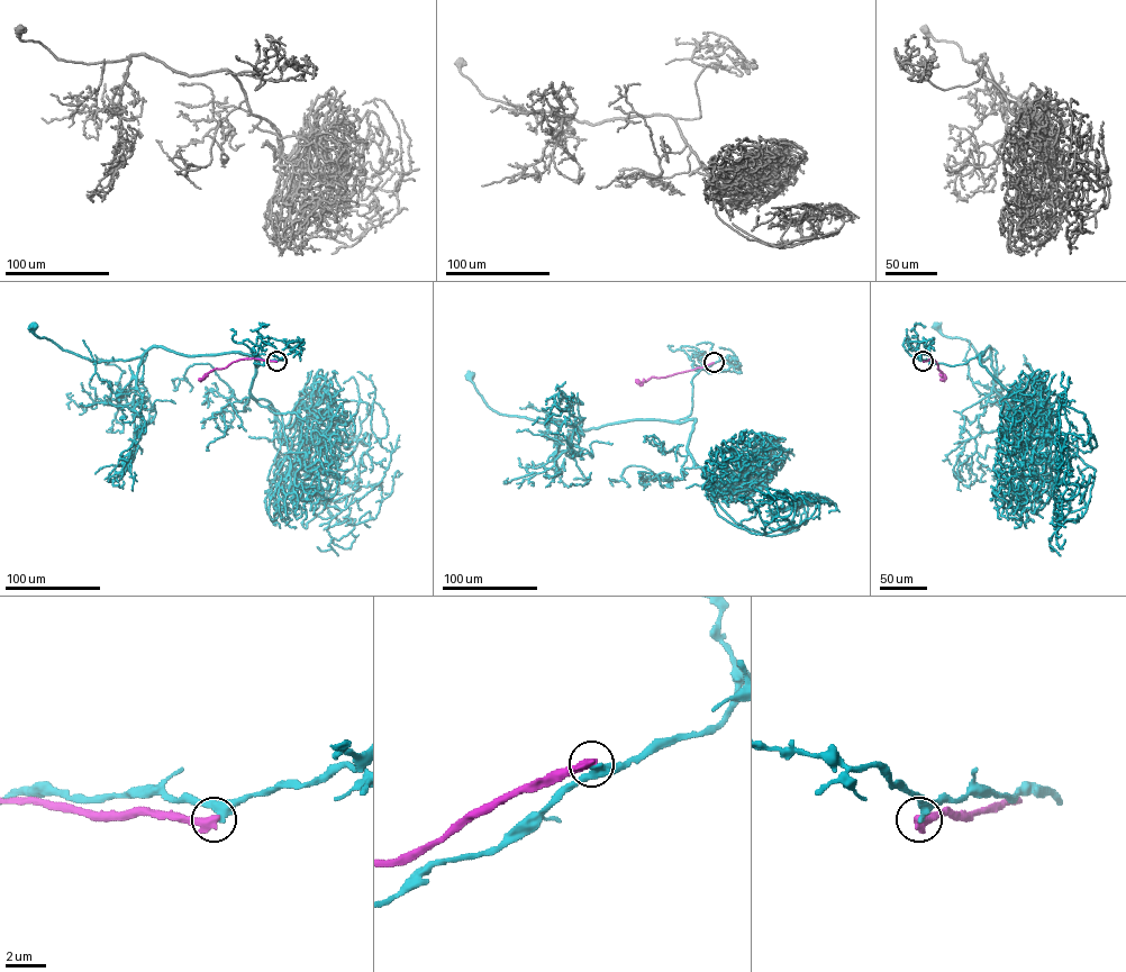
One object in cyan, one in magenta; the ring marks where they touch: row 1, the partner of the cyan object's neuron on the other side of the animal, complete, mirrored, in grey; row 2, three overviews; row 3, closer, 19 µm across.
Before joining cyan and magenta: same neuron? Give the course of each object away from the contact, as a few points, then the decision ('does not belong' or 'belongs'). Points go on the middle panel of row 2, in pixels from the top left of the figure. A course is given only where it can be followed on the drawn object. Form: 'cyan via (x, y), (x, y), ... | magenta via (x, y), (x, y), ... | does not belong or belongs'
cyan via (714, 363), (692, 378), (691, 412), (686, 417), (621, 420), (583, 430), (499, 414), (487, 405), (470, 375) | magenta via (713, 363), (641, 382), (635, 380) | does not belong

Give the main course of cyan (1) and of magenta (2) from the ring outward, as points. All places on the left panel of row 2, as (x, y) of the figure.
1: (277, 361), (255, 366), (239, 352), (184, 355), (153, 346), (127, 361), (93, 362), (39, 337), (33, 326)
2: (275, 361), (238, 360), (198, 380)

